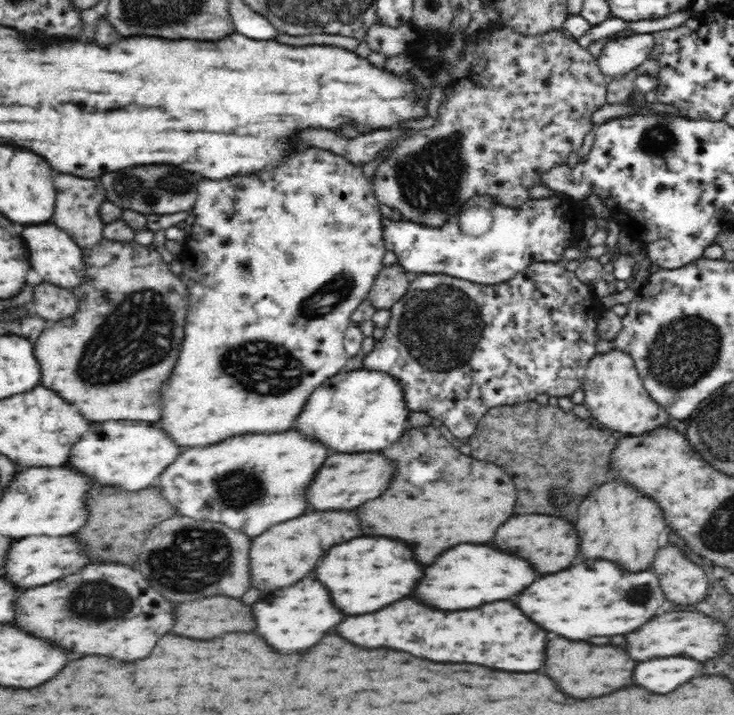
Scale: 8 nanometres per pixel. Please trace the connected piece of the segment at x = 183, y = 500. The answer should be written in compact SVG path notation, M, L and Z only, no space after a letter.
M296 432L282 434L252 434L252 436L234 436L226 442L208 446L208 448L190 448L186 450L160 478L160 488L164 496L178 506L180 514L196 518L196 520L212 520L222 522L234 530L242 530L248 536L260 536L274 524L286 522L290 518L302 516L308 512L304 508L304 484L316 476L316 468L324 464L324 460L332 452L324 452L320 444L308 444L304 436L296 436Z

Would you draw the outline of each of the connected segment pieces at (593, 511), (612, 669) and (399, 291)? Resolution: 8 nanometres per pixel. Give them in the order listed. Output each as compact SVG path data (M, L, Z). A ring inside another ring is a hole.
M610 480L596 490L592 488L585 496L576 522L582 536L582 554L592 560L602 558L618 562L632 572L652 566L654 556L660 550L660 534L666 530L664 512L656 508L656 500L640 496L632 484L620 484L620 480Z
M564 638L550 640L548 644L548 660L546 660L546 672L550 678L564 690L568 696L602 696L608 692L616 692L624 686L632 684L632 668L636 668L636 662L630 656L624 656L622 648L614 646L594 646L586 642L572 642ZM586 670L592 670L594 680L586 678Z
M400 263L387 265L376 276L367 298L377 309L391 309L398 300L404 298L410 282L408 271Z

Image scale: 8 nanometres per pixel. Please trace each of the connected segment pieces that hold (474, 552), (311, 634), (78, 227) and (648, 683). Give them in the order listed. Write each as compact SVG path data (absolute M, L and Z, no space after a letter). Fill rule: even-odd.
M460 544L448 552L444 552L438 562L430 568L426 568L426 578L420 584L420 590L416 594L420 594L422 600L426 600L432 606L440 606L444 610L452 610L452 608L476 608L476 604L488 604L488 600L508 600L512 596L516 596L516 592L520 592L520 588L524 588L524 584L532 584L532 580L536 580L536 572L532 572L532 568L528 568L528 564L524 564L524 560L520 560L520 556L508 556L506 552L496 552L496 548L492 546L478 546L478 544Z
M306 578L300 580L296 586L278 590L272 596L264 598L260 604L254 606L254 614L258 620L258 632L272 644L276 650L288 652L304 652L304 648L312 648L320 636L334 632L336 624L344 620L344 612L336 612L332 608L332 600L328 600L328 592L316 584L316 580Z
M56 174L56 212L52 216L52 224L62 228L72 240L76 240L81 248L91 247L103 239L105 223L99 216L98 208L106 200L105 188L98 178L86 180L68 174Z
M668 656L668 658L654 658L648 662L638 664L636 668L636 682L648 690L658 694L672 692L672 688L680 688L688 680L700 676L700 664L688 657Z

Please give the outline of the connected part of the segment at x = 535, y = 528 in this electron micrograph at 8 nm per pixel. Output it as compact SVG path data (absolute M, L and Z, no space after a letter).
M542 514L510 518L496 532L494 544L508 552L520 552L534 566L538 566L538 570L544 574L560 572L560 568L568 568L568 564L574 564L580 554L580 552L576 552L576 532L572 532L572 524L562 518L542 516Z

